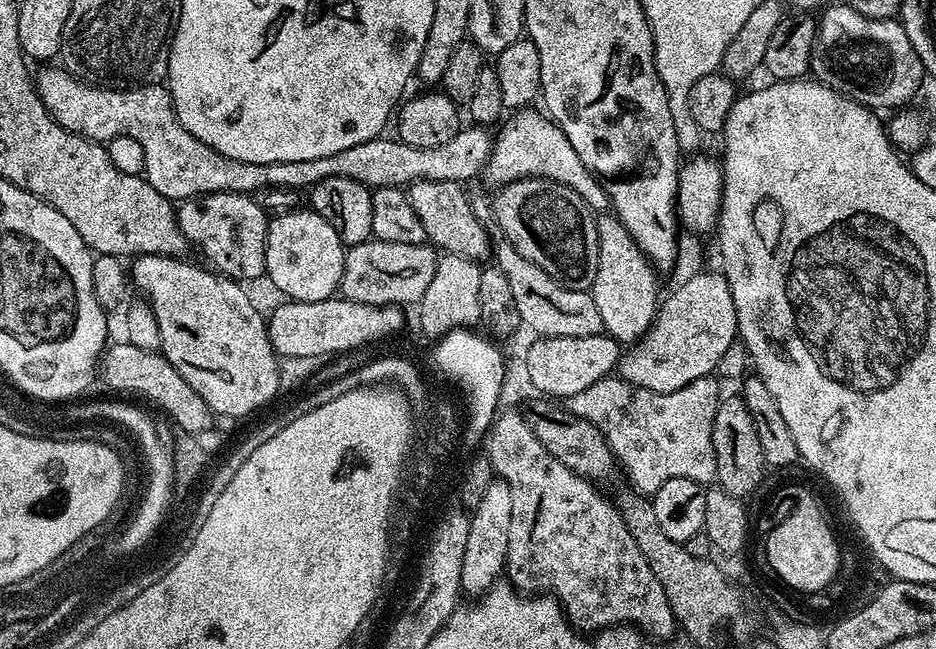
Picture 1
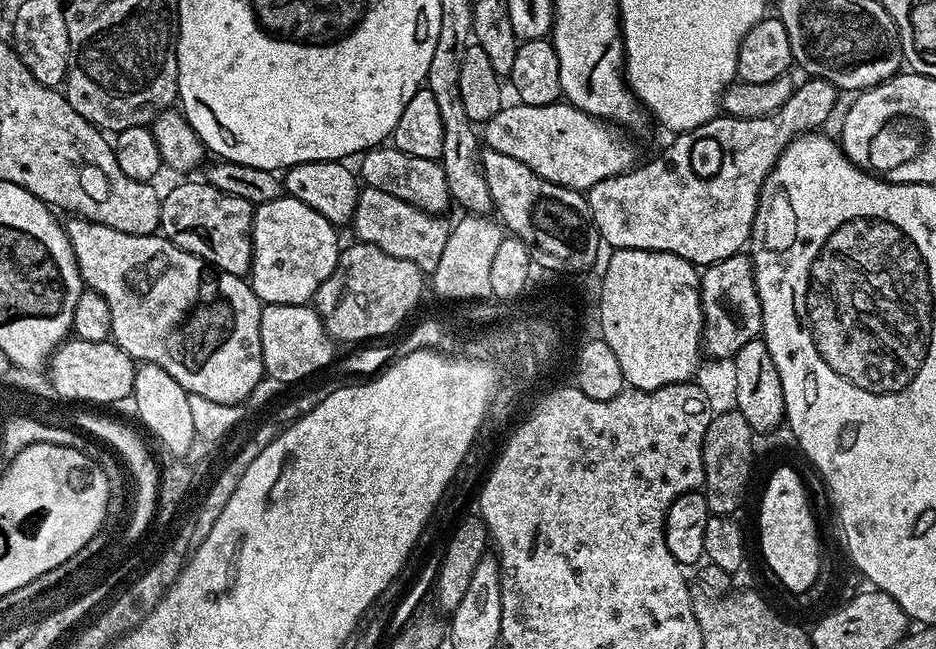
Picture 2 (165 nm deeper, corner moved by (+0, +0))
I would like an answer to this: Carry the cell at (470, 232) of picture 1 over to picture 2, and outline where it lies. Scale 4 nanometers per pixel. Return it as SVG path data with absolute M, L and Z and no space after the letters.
M395 146L369 148L359 160L359 179L369 188L382 190L382 194L394 194L394 198L402 198L402 202L410 202L433 214L447 213L448 204L453 203L444 167L440 165L439 160L414 158Z

